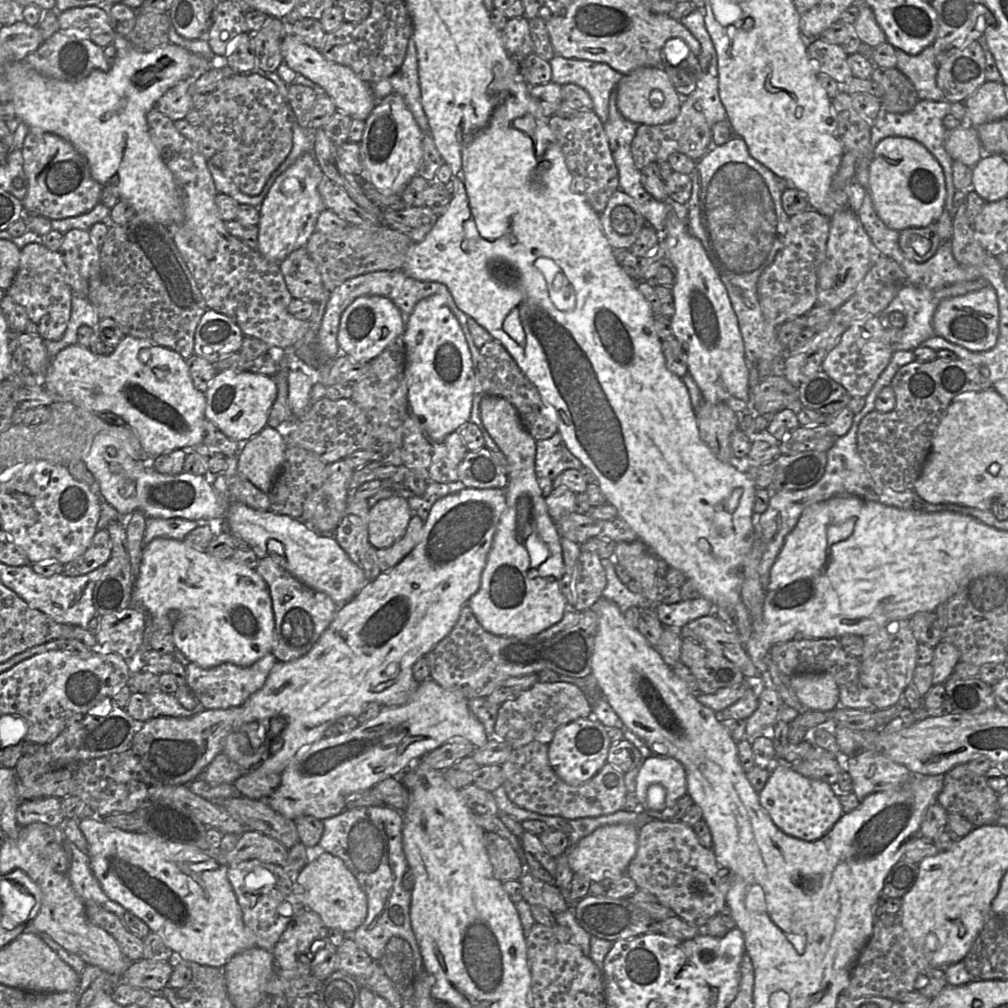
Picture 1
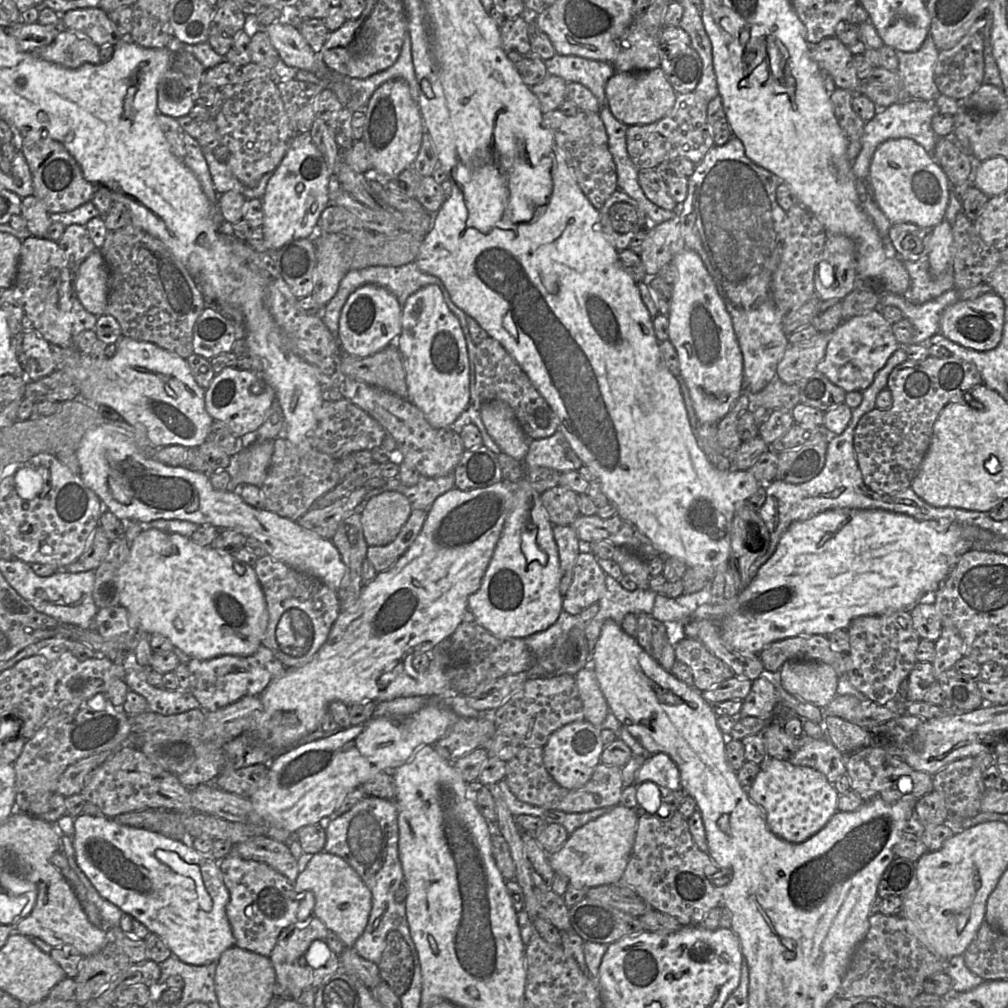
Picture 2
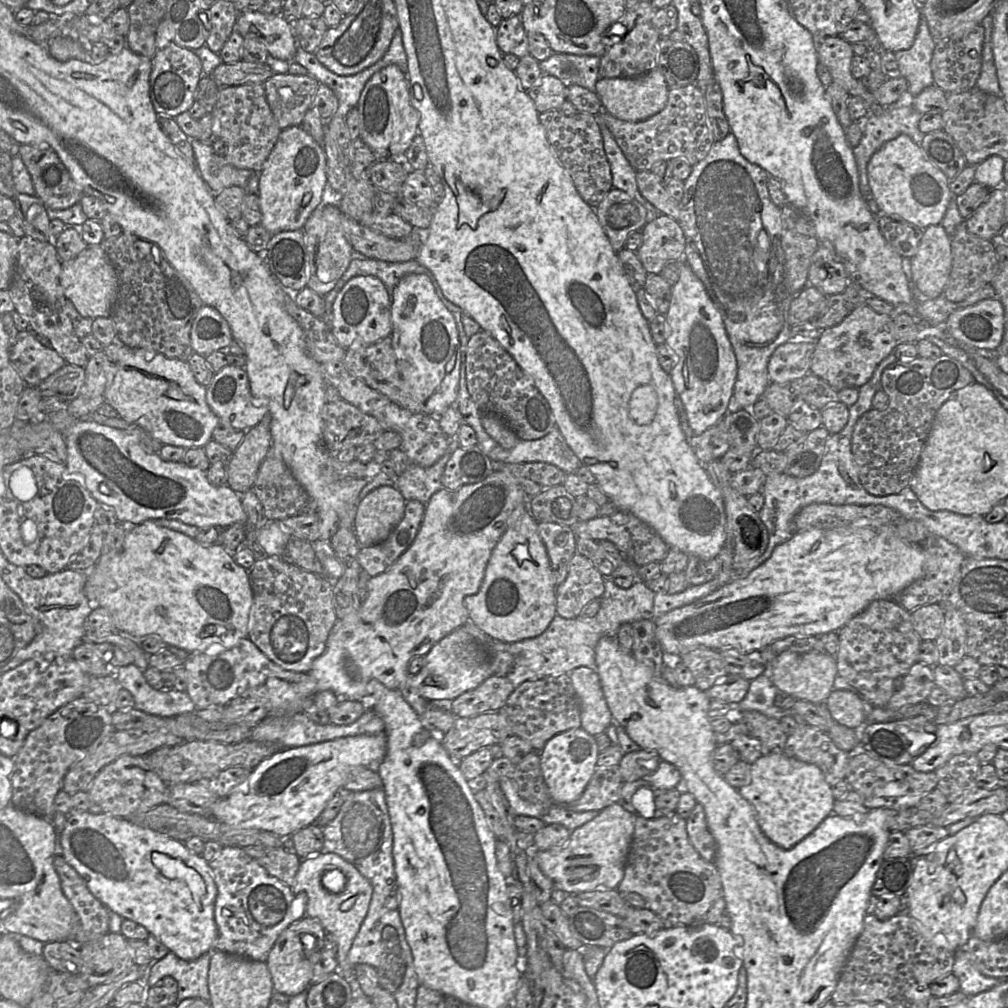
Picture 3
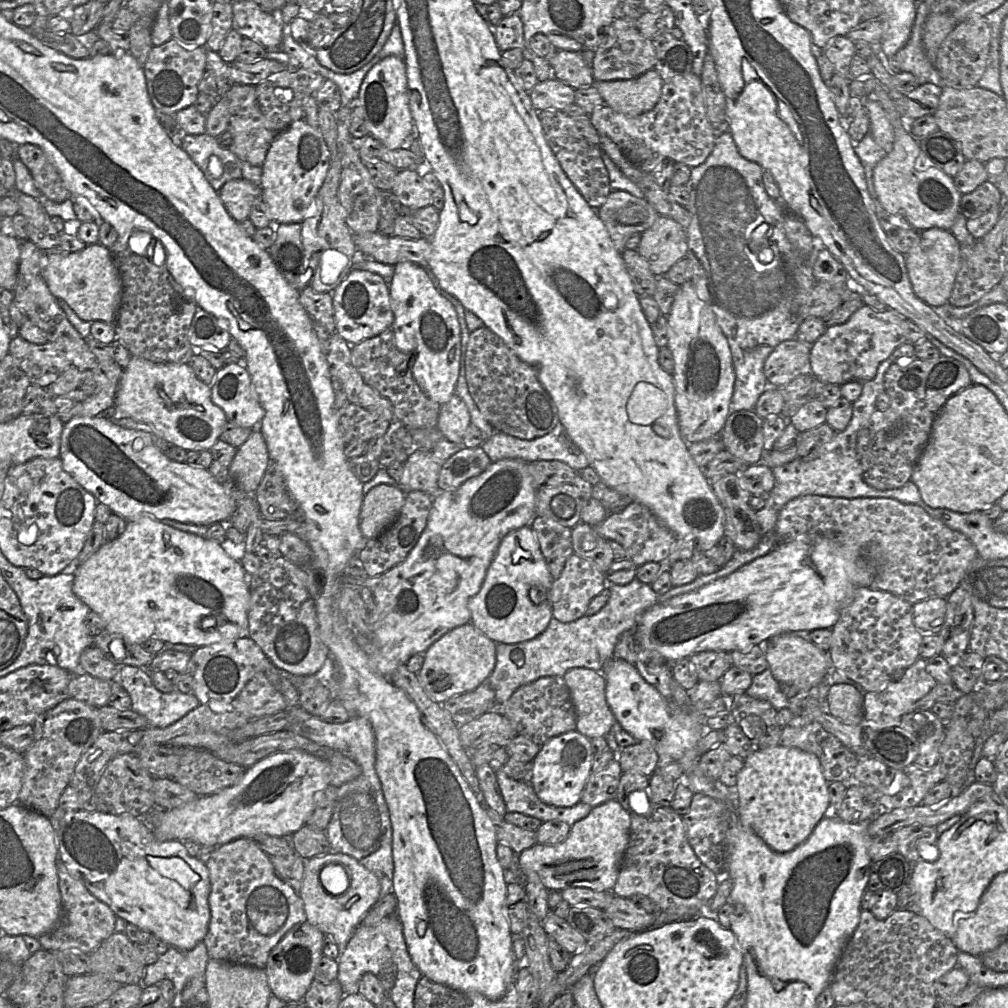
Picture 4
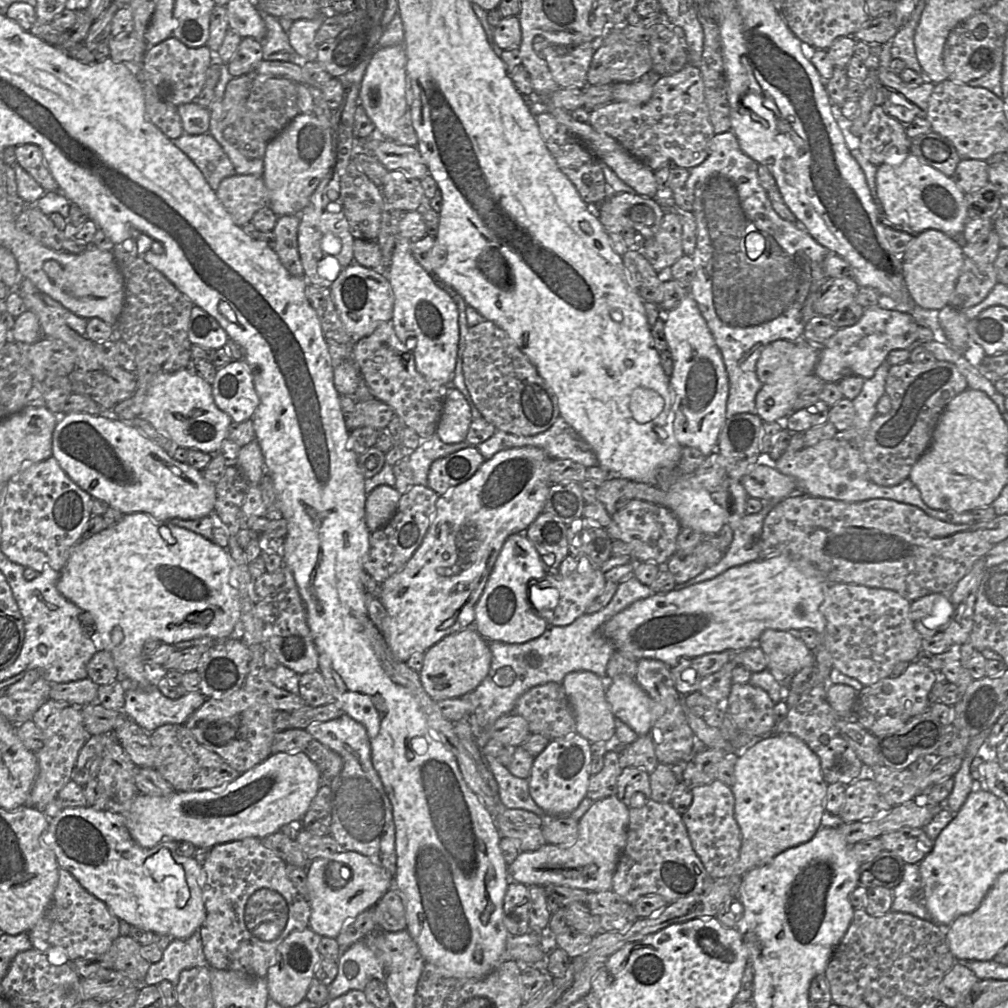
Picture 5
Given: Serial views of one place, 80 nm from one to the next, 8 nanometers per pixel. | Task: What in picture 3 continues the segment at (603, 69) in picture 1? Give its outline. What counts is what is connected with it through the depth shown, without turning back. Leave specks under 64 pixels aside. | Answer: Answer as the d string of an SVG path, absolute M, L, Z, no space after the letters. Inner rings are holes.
M553 52L540 62L544 74L560 79L567 87L579 85L595 91L599 75L600 57L594 55L575 55Z

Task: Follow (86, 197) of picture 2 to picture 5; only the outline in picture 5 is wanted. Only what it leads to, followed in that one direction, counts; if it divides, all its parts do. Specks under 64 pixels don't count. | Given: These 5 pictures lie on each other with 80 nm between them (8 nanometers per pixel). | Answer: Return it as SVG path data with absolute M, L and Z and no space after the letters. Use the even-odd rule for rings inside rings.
M22 144L15 148L17 162L46 192L56 192L59 185L52 176L42 150L35 144Z

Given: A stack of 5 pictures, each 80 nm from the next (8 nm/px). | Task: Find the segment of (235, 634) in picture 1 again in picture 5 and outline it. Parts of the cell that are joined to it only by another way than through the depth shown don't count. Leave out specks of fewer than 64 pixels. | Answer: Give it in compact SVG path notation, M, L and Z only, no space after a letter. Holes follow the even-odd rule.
M137 512L125 515L123 519L113 527L107 527L91 537L82 538L73 547L67 563L60 571L57 589L67 600L71 601L78 608L92 614L96 623L96 631L99 635L97 651L106 650L111 654L119 672L118 680L123 681L124 678L128 678L135 681L139 688L150 689L152 685L156 686L156 680L153 679L153 673L152 675L150 674L148 665L145 665L141 658L143 652L142 647L148 639L159 640L167 644L176 644L180 641L205 636L216 640L225 640L230 638L235 625L240 621L239 593L238 590L231 585L230 573L231 559L225 548L206 539L198 533L176 526L169 521L159 521L149 514ZM115 627L120 627L123 632L123 639L119 643L113 641L112 638L112 632Z

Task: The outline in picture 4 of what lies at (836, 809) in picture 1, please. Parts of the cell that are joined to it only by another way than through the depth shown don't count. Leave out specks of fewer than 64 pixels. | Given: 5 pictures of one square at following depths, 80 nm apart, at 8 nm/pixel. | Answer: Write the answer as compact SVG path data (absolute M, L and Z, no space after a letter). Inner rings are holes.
M782 745L756 749L745 759L738 773L736 808L744 826L753 830L773 851L786 853L803 843L830 812L828 785L820 760L815 754Z

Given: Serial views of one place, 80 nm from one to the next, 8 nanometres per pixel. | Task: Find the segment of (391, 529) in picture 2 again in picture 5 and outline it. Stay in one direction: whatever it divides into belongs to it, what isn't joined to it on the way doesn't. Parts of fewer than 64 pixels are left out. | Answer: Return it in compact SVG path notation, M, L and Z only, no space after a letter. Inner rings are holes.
M380 485L366 495L365 520L370 532L385 526L394 515L401 494L387 485Z

